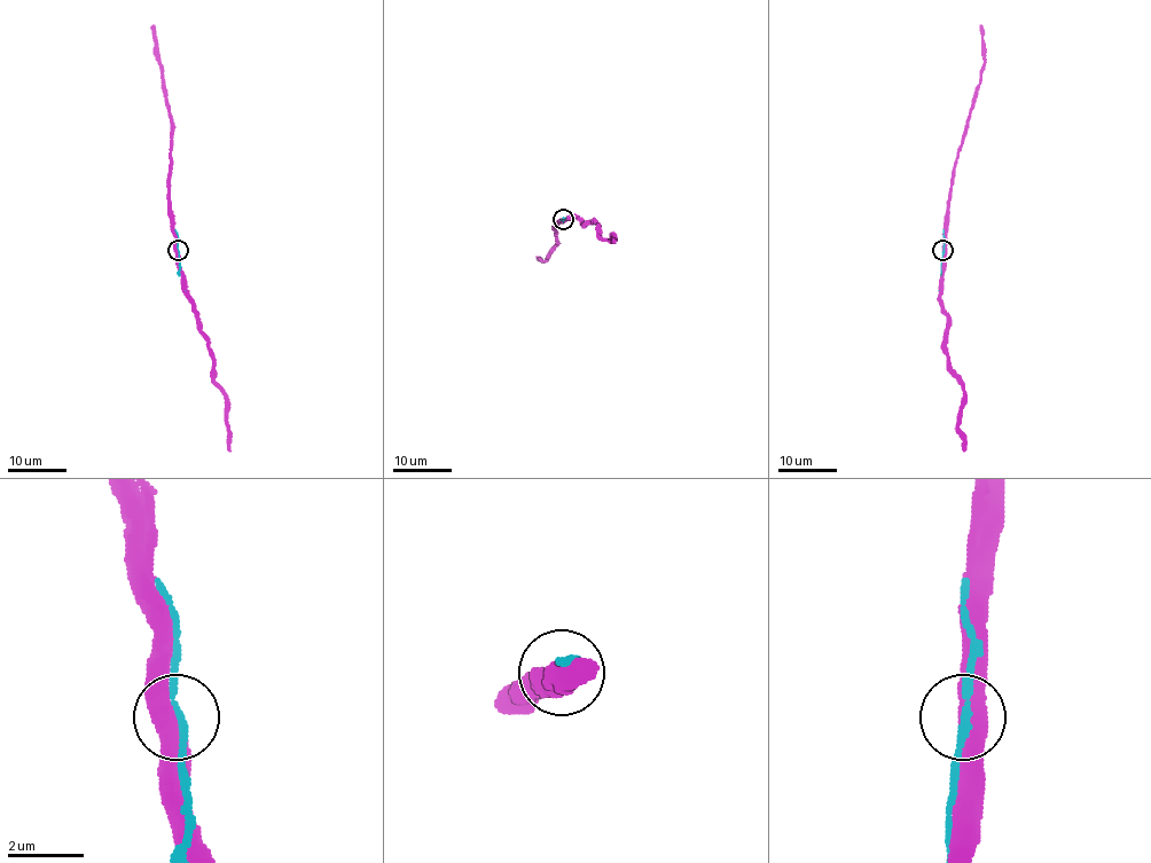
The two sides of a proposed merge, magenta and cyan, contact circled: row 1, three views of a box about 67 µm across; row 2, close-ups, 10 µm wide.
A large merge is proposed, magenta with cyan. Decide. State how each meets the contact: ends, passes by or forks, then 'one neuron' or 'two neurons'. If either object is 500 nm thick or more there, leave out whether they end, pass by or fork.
one neuron

